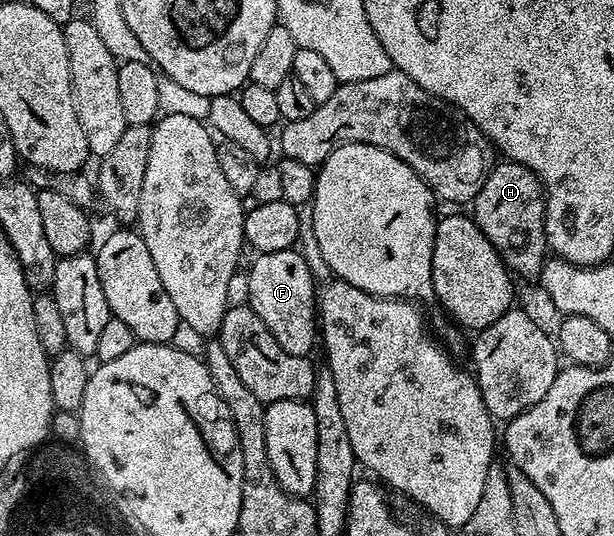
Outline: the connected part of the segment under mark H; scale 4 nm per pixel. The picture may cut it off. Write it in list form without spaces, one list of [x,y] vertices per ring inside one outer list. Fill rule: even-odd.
[[[498,160],[493,170],[485,176],[483,187],[479,187],[479,195],[475,195],[471,203],[471,216],[473,222],[479,227],[479,231],[487,235],[487,239],[509,268],[510,274],[518,278],[519,276],[526,277],[527,280],[533,282],[540,278],[541,269],[547,260],[547,246],[545,243],[545,188],[541,186],[541,180],[537,174],[514,161]]]

